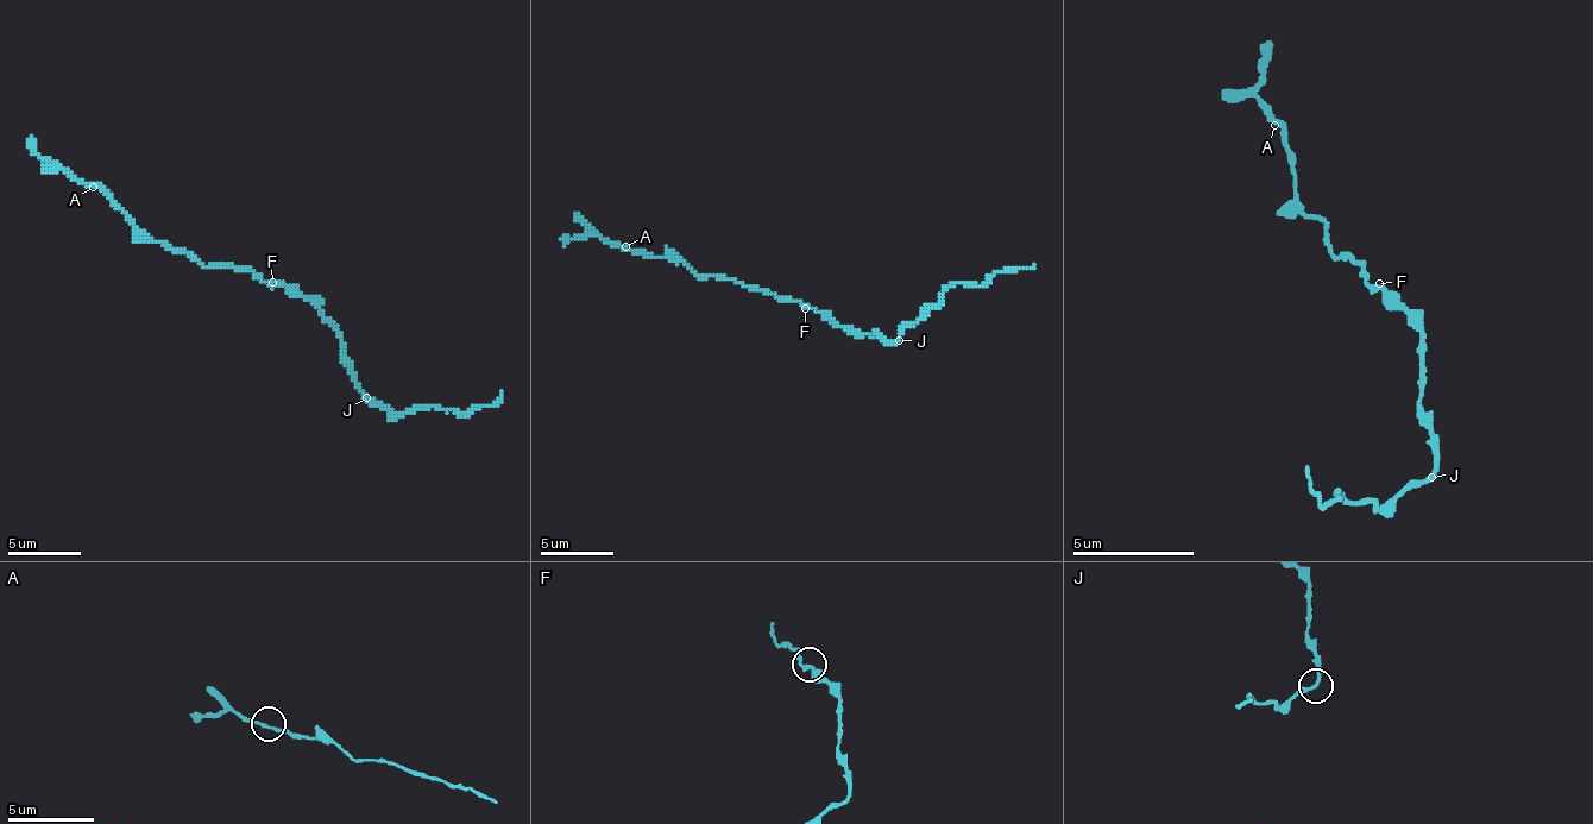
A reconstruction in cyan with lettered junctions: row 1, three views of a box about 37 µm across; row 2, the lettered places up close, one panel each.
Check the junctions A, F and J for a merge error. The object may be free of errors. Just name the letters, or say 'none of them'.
J

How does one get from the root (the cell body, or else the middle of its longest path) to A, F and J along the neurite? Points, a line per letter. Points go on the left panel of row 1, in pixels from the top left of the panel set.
A: (287, 289), (269, 285), (250, 271), (202, 268), (184, 252), (167, 249), (144, 234), (93, 187)
F: (287, 289), (272, 282)
J: (287, 289), (297, 289), (338, 333), (341, 358), (356, 388), (366, 398)

